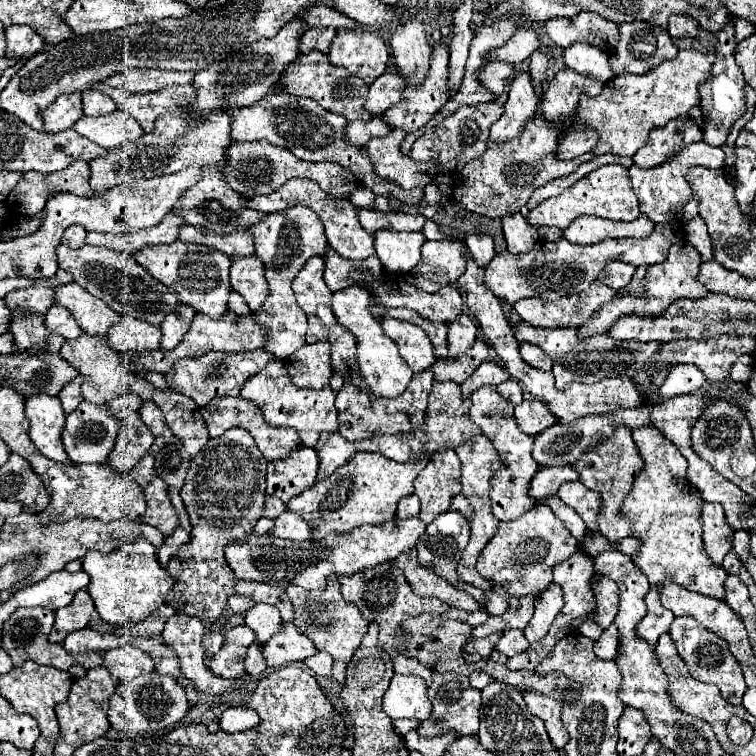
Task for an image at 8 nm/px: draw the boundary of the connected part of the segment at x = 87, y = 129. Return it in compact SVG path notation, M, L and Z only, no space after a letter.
M115 110L113 114L97 116L97 118L95 116L83 116L75 122L73 128L81 136L93 140L95 144L99 144L105 150L111 150L123 142L137 140L143 134L143 130L135 122L135 118L131 118L123 110Z

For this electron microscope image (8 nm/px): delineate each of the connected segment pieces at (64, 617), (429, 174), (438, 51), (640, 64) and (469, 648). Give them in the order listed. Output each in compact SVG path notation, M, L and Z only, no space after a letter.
M79 590L69 606L55 612L55 624L53 624L53 630L49 634L49 642L61 644L63 638L67 634L71 634L73 630L85 628L89 624L93 612L95 612L95 606L93 606L89 592Z
M391 130L385 138L373 138L365 144L365 150L373 162L373 170L381 180L391 180L403 190L429 184L437 172L435 162L415 162L399 152L403 134Z
M437 44L433 48L433 54L431 54L431 70L425 78L425 82L421 86L407 86L403 90L403 98L391 106L389 110L385 110L385 114L381 114L381 118L391 126L391 128L399 128L407 134L419 130L421 126L425 126L435 112L439 112L439 108L449 100L447 96L447 76L449 76L449 68L447 68L447 60L449 60L449 48L447 44Z
M649 22L619 24L619 34L615 56L609 56L613 76L645 74L661 62L677 56L671 36L663 28Z
M499 632L491 634L491 636L487 636L487 638L481 638L481 640L475 638L475 640L471 640L471 642L465 646L465 652L467 652L467 654L477 652L477 654L481 654L483 658L489 658L489 654L495 650L495 644L499 642L499 638L501 638Z

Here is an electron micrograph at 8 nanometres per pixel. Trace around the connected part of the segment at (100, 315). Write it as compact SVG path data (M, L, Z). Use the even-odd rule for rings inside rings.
M75 282L59 286L55 290L55 302L67 306L75 314L83 332L91 336L105 336L113 324L121 322L121 316L115 310L111 310L99 298L93 298L87 290L83 290Z

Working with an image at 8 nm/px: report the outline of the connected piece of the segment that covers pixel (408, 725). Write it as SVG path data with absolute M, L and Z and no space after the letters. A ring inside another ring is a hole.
M393 720L393 730L397 730L397 734L405 736L407 732L419 728L419 722L417 720Z

